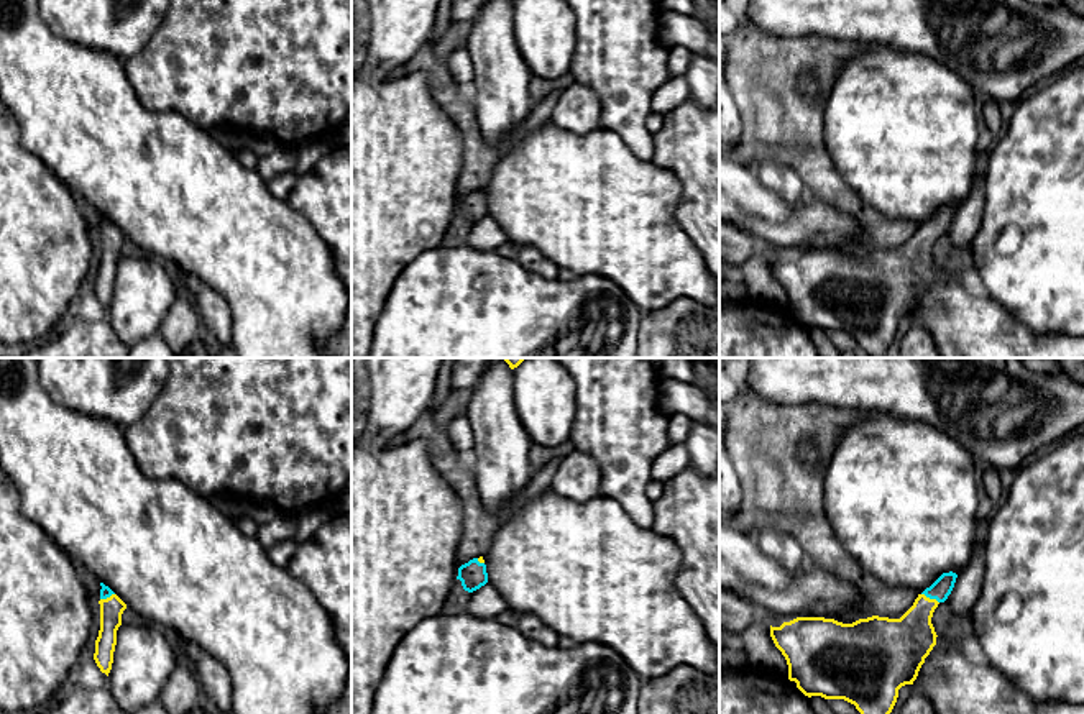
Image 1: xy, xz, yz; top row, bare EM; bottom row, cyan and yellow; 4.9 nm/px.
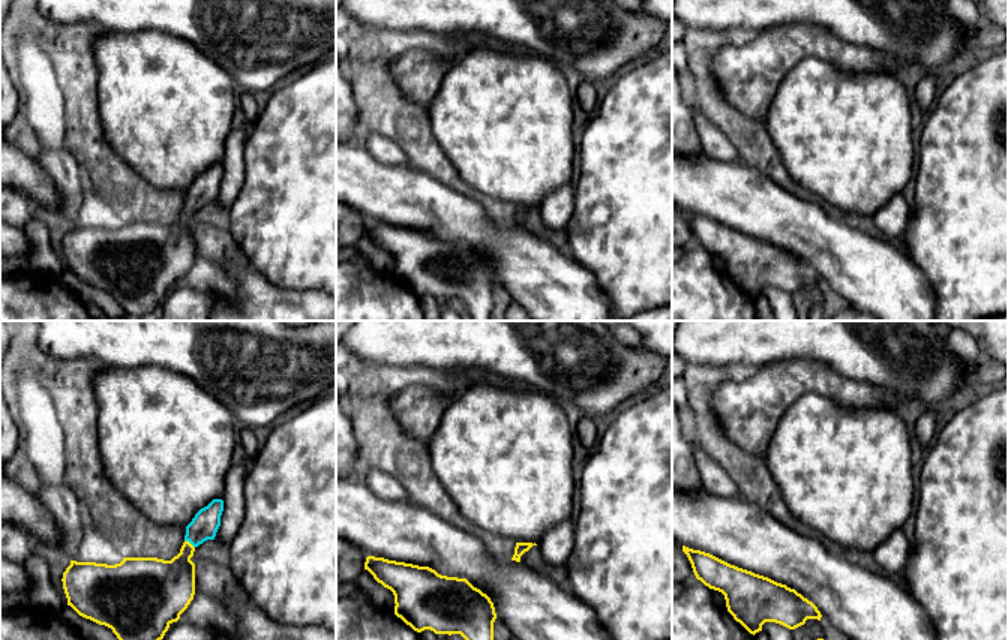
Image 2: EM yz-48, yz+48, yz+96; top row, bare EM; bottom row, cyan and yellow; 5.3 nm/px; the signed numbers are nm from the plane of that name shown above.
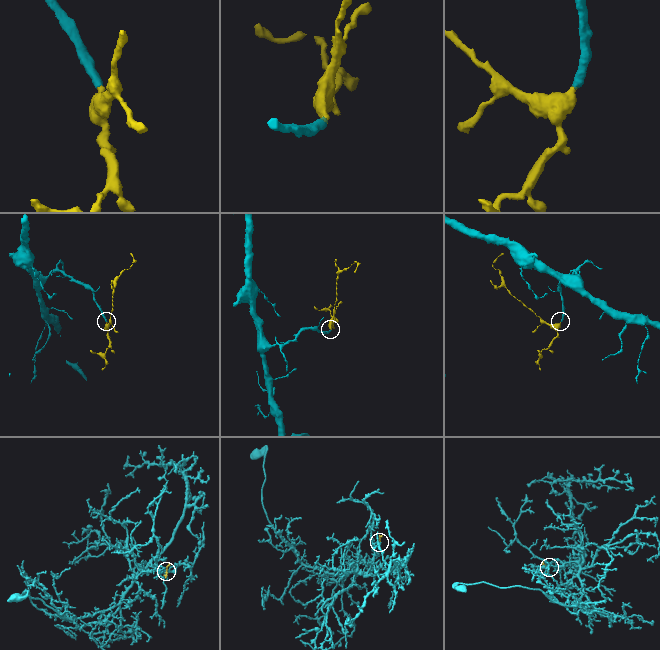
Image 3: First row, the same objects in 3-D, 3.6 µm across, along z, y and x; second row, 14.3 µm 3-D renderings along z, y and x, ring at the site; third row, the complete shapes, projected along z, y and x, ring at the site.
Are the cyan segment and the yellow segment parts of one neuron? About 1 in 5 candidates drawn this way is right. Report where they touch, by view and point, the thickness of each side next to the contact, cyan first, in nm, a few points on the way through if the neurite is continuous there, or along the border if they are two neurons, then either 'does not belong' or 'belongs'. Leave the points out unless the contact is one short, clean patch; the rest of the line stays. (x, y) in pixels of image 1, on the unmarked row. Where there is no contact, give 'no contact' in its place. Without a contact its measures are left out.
yz (930, 230) | 100/240 nm | across yz (940, 222), (930, 230), (905, 274) | belongs

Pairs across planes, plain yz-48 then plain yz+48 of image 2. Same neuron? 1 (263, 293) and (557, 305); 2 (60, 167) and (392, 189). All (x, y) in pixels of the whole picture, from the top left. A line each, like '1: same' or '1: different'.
1: same
2: different

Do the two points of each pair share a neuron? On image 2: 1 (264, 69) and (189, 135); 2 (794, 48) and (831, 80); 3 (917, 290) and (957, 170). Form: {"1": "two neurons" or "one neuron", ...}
{"1": "two neurons", "2": "two neurons", "3": "two neurons"}

